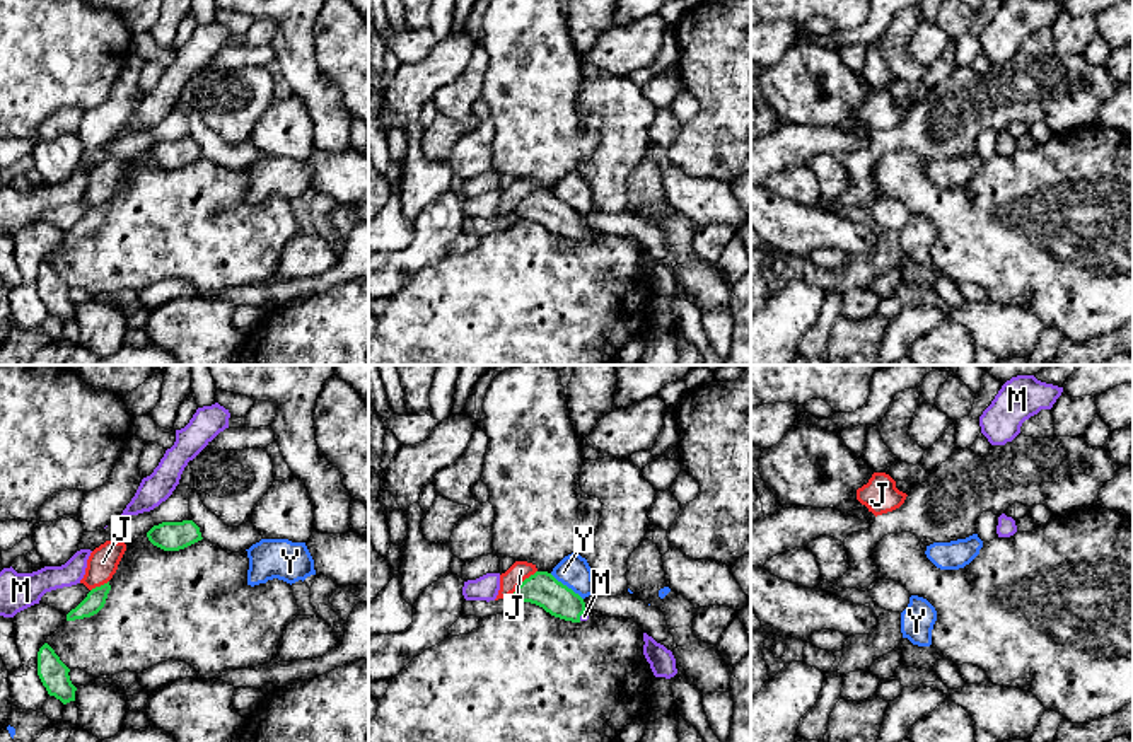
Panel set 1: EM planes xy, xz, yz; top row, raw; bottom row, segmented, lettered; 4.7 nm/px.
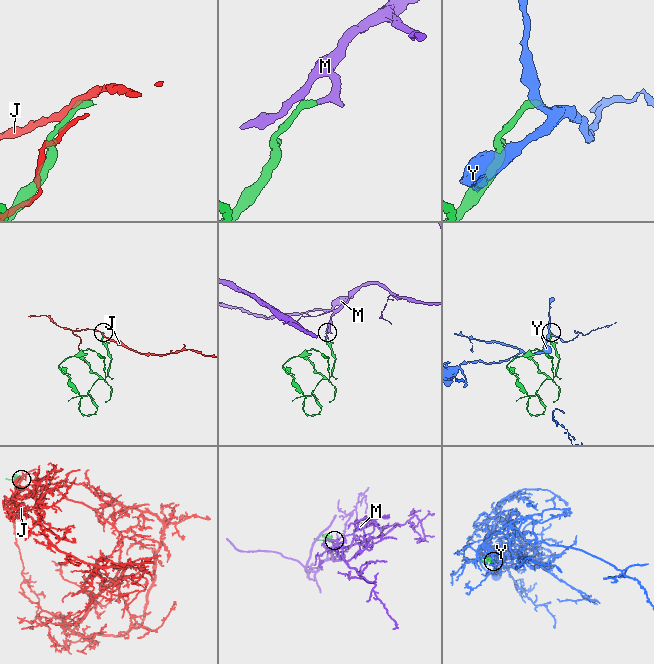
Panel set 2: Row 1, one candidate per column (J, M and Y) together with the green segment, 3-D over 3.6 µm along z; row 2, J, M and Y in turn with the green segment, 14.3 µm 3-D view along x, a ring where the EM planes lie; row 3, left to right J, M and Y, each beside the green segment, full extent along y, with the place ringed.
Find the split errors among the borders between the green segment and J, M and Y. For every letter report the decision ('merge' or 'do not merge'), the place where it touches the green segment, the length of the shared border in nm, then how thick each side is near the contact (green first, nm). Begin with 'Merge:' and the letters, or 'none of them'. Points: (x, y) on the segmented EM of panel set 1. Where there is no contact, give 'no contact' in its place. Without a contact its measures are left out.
Merge: M
J: do not merge; contact xz (524, 580); length 160 nm; calibres 160 and 90 nm
M: merge; contact xz (581, 614); length 50 nm; calibres 160 and 40 nm
Y: do not merge; contact xz (565, 585); length 200 nm; calibres 160 and 150 nm

